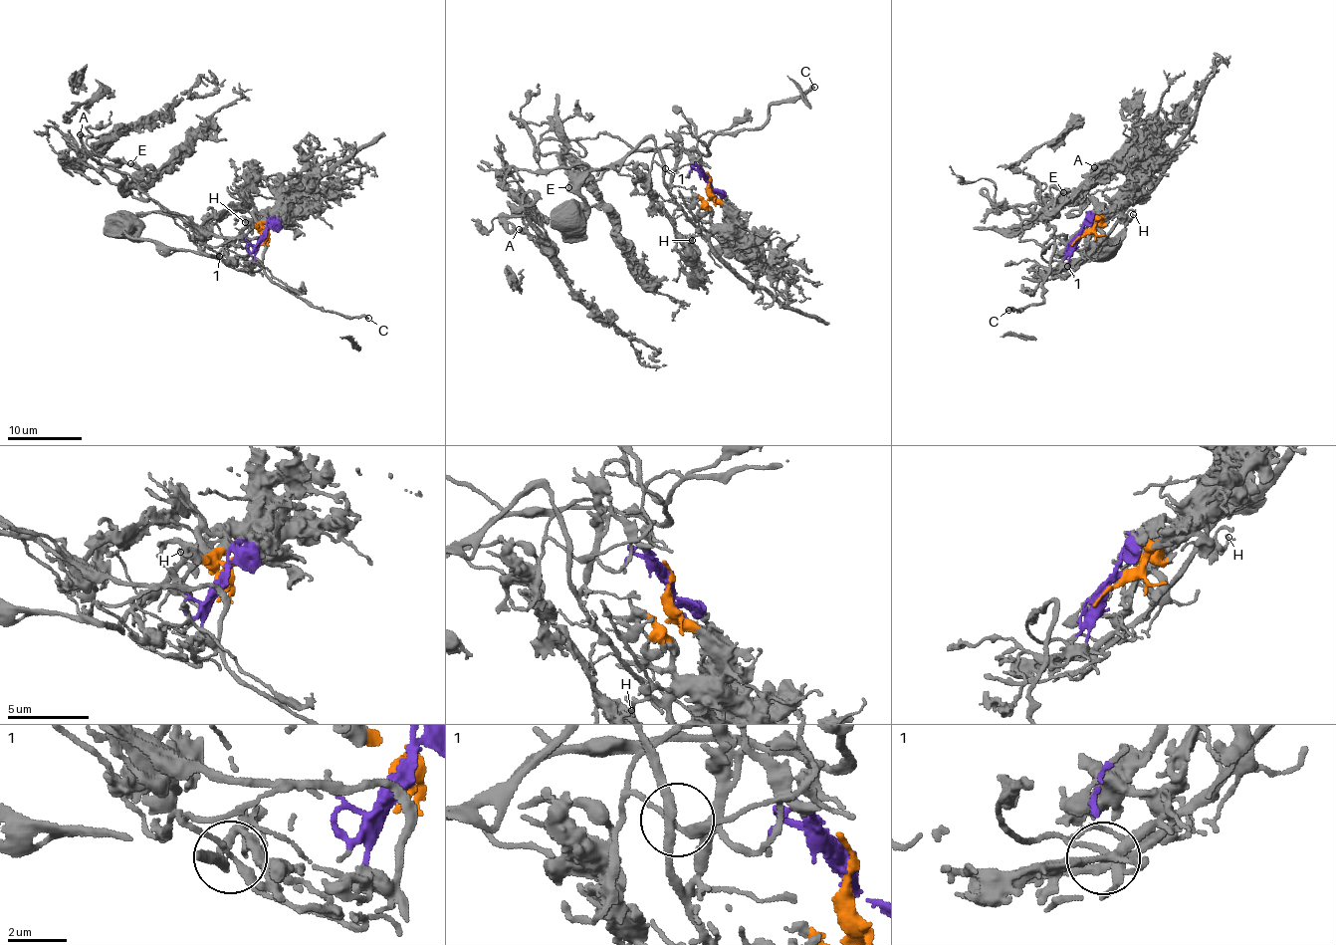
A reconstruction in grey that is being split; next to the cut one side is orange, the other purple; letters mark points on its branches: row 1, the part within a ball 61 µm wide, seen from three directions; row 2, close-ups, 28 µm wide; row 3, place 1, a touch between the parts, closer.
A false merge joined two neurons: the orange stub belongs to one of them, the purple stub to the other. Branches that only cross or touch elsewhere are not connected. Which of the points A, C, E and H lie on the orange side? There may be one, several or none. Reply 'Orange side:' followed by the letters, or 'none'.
Orange side: H

